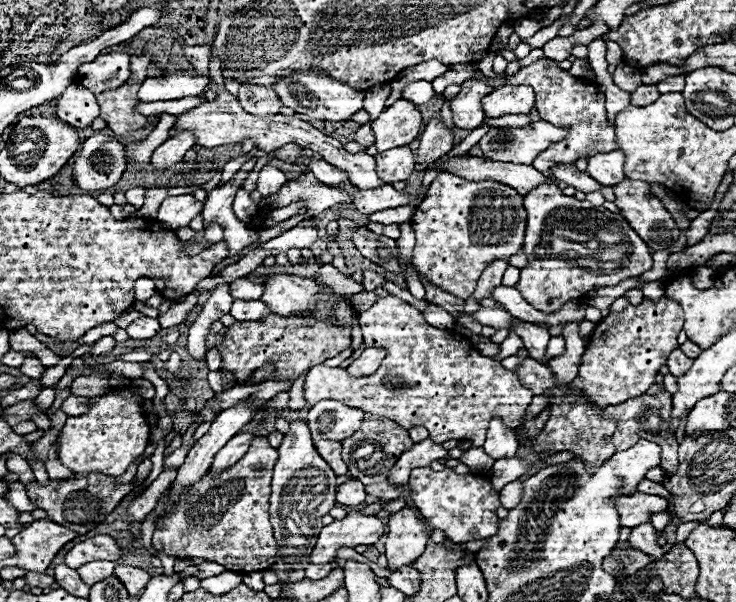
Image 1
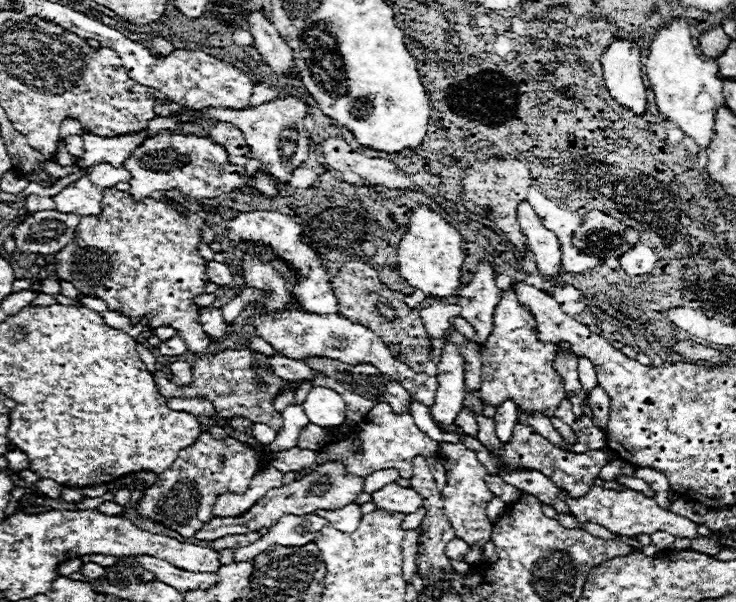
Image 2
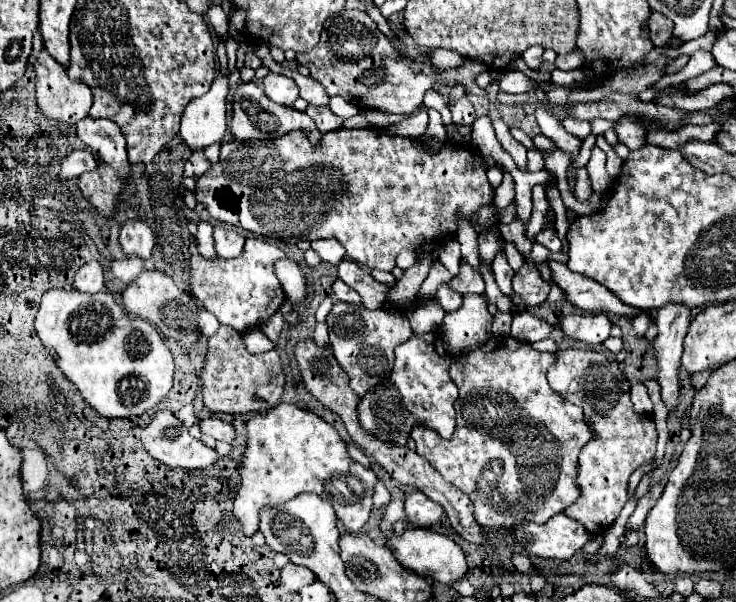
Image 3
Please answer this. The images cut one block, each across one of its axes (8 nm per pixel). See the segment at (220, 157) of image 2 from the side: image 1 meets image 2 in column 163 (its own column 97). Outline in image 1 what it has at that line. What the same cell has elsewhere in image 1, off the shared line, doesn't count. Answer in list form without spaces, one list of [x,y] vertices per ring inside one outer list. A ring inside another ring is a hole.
[[[94,134],[86,138],[74,162],[74,182],[86,192],[112,188],[126,170],[124,144],[112,136]]]

